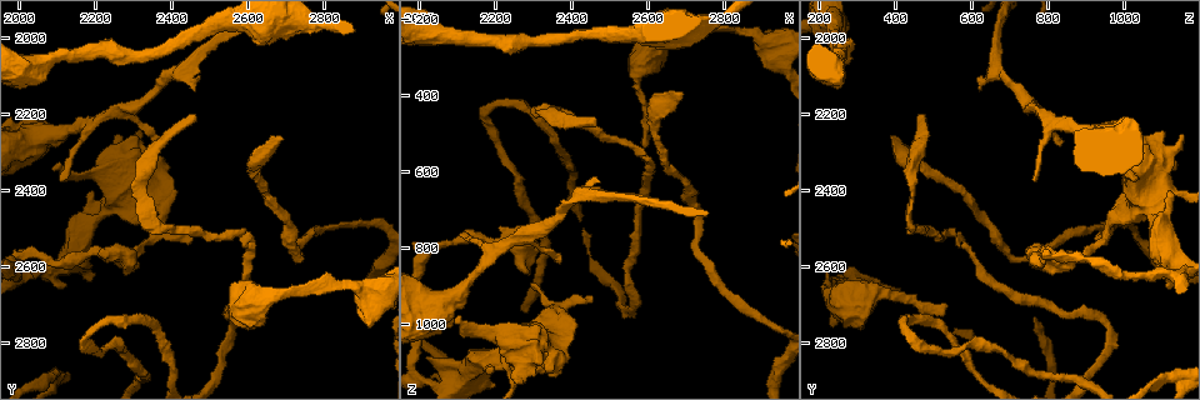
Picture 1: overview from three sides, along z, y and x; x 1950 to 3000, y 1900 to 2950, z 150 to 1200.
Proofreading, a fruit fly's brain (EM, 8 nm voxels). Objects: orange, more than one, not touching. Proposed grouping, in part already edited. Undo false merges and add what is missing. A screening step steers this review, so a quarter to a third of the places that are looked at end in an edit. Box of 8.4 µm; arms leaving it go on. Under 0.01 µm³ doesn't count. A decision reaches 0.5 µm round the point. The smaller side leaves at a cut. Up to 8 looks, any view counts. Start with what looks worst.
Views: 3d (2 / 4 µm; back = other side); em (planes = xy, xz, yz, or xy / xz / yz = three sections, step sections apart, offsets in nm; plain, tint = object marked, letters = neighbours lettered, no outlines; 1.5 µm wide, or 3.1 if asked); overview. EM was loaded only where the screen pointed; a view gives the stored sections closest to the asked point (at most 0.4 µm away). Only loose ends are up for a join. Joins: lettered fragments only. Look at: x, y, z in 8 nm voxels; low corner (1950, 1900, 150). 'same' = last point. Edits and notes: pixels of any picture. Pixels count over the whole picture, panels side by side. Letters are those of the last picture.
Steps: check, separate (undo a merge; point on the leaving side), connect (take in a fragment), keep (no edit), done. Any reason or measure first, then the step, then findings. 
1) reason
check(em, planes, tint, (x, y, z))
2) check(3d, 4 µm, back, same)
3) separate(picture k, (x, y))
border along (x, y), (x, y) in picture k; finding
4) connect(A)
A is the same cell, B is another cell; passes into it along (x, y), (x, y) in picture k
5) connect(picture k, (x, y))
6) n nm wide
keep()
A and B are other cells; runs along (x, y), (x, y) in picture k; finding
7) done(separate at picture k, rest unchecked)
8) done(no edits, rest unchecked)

an open end
check(3d, 4 µm, (2590, 2735, 530))

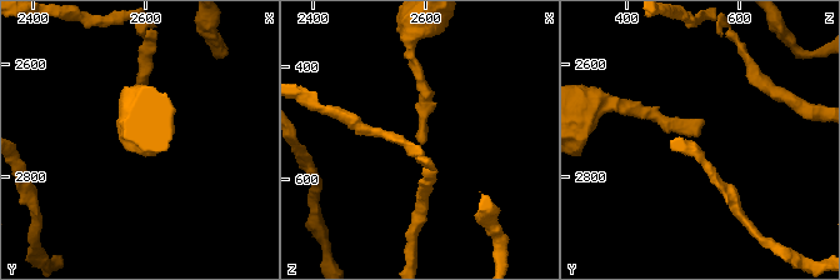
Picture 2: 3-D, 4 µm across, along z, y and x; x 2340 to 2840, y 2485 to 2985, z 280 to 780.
check(em, planes, letters, (2590, 2730, 525))

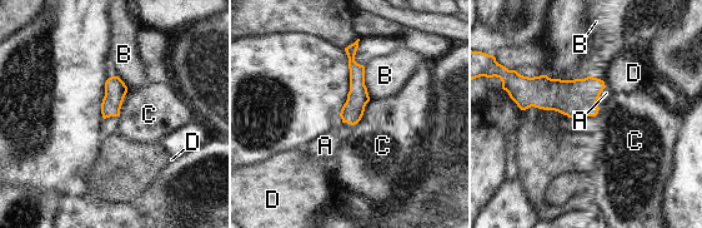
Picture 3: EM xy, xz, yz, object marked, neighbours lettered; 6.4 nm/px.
connect(A)
A is the same cell, B, C and D are other cells; passes into it along (575, 98), (600, 94), (606, 93) in picture 3; it goes on there

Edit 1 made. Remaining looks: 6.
an open end
check(em, planes, plain, (2370, 2275, 835))

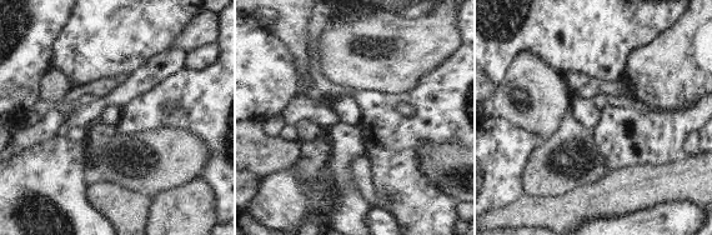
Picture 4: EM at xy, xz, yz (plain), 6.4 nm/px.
see the neighbours
check(em, planes, letters, same)

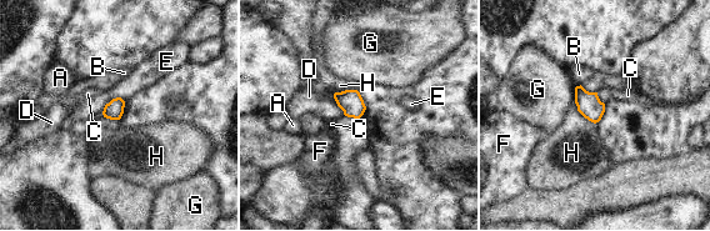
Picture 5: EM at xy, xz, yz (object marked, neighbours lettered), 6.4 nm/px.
keep()
A, B, C, D, E, F, G and H are other cells; border along (574, 103), (576, 109), (595, 124) in picture 5; none of them fits

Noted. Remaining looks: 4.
branch stops here
check(em, planes, letters, (2455, 2205, 465))

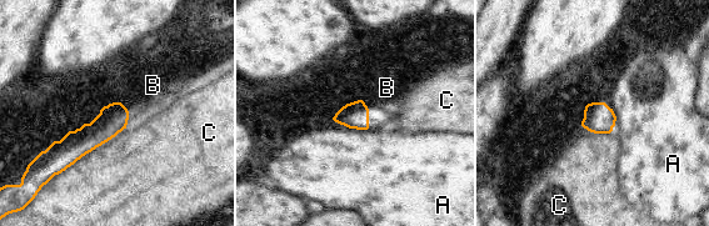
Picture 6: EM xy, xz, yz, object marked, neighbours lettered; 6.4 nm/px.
C touches over 550 nm
connect(B)
B is the same cell, A and C are other cells; passes into it along (355, 115), (368, 114), (387, 88) in picture 6; the neuron continues

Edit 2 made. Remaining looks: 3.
done(connect at picture 3, connect at picture 6, rest unchecked)

